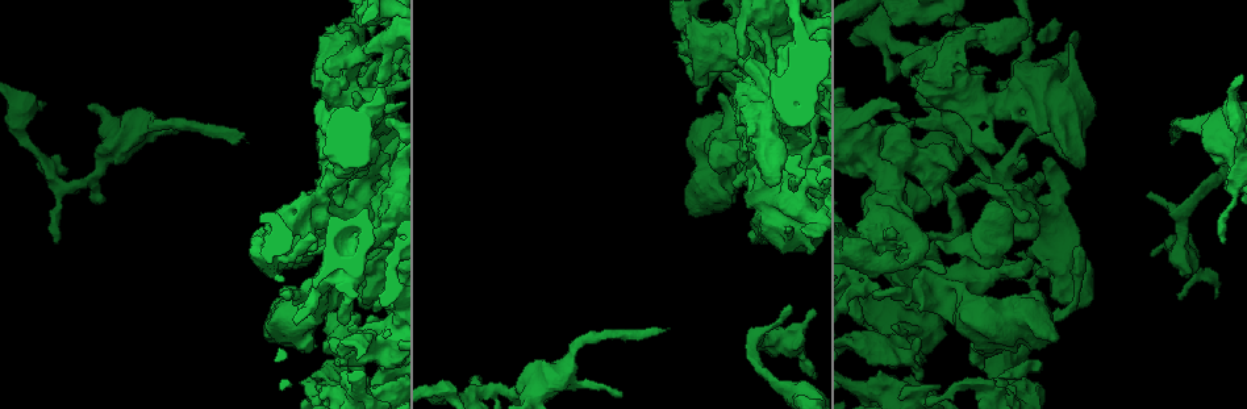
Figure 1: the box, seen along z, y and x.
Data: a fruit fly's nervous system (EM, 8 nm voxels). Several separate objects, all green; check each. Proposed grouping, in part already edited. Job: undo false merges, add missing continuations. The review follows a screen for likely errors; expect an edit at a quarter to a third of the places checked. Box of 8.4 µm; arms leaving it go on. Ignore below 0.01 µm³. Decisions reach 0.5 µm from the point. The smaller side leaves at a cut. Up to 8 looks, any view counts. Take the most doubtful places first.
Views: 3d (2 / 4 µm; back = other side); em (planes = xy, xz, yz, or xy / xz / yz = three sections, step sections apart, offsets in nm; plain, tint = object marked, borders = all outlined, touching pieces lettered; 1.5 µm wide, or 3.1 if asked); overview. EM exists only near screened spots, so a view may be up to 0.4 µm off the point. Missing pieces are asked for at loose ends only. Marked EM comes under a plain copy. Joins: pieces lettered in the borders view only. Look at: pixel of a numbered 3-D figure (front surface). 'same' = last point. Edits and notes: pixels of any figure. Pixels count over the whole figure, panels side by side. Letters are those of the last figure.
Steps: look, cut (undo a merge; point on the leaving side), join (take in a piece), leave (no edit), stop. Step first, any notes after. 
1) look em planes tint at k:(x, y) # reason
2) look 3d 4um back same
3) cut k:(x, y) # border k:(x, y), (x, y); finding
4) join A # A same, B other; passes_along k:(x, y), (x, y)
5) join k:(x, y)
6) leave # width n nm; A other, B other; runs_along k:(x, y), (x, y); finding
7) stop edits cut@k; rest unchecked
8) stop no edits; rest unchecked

look em planes borders at 1:(660, 329) # free end

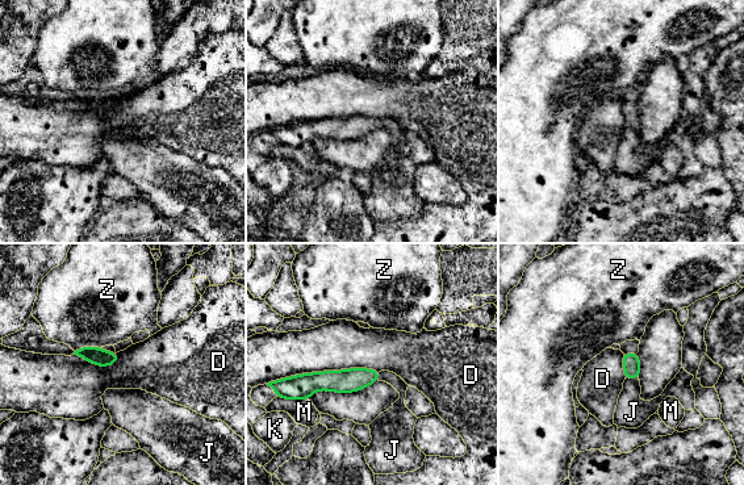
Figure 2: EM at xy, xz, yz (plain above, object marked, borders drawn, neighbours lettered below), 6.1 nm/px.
join 2:(631, 412) # width 100 nm; longest_contact D 600 nm; D other, J same, K other, M other, Z other; the neuron continues

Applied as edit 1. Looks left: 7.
look overview

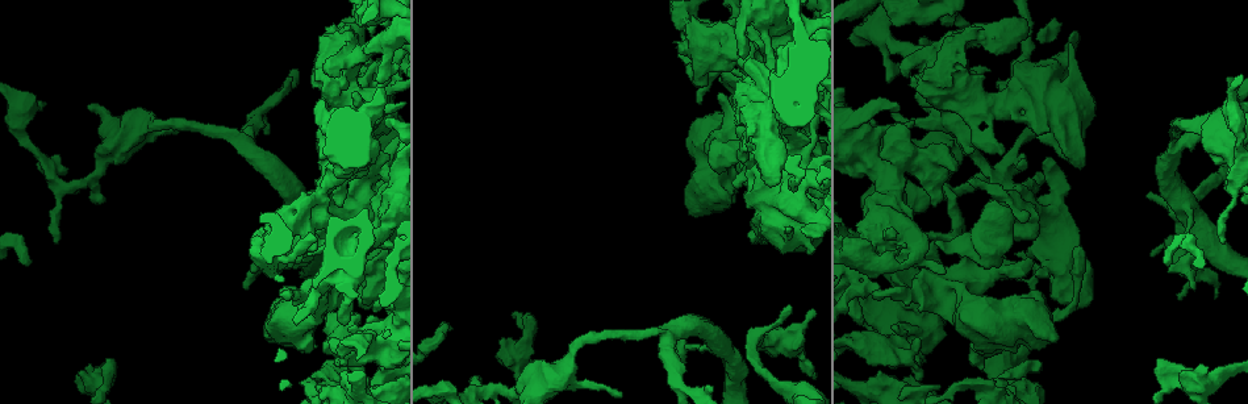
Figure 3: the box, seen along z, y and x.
look em planes borders at 3:(1069, 45) # branch stops here

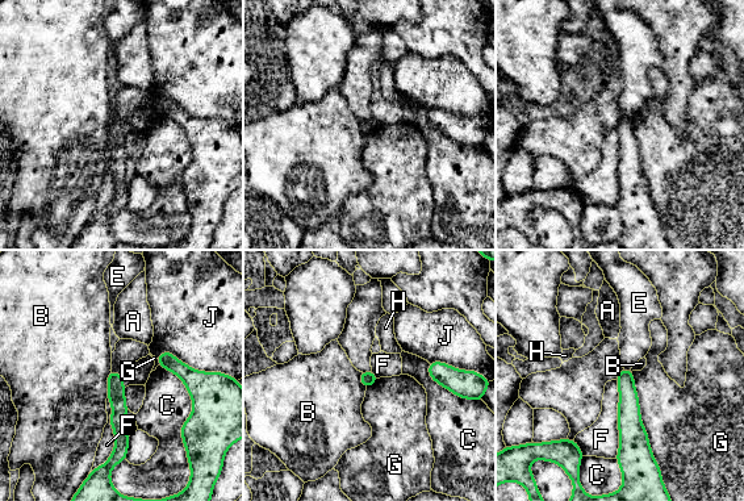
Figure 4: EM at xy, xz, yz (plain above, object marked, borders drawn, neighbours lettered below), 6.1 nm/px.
leave # A other, B other, C other, E other, F other, G other, H other, J other; border 4:(615, 380), (619, 437), (617, 458); no lettered piece goes on from it

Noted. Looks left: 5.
look 3d 4um at 3:(1038, 134)

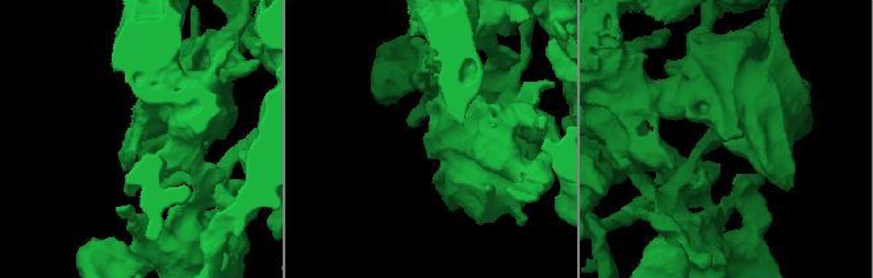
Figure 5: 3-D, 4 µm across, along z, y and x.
look em xz step 8 tint at 5:(724, 138) # need the tissue

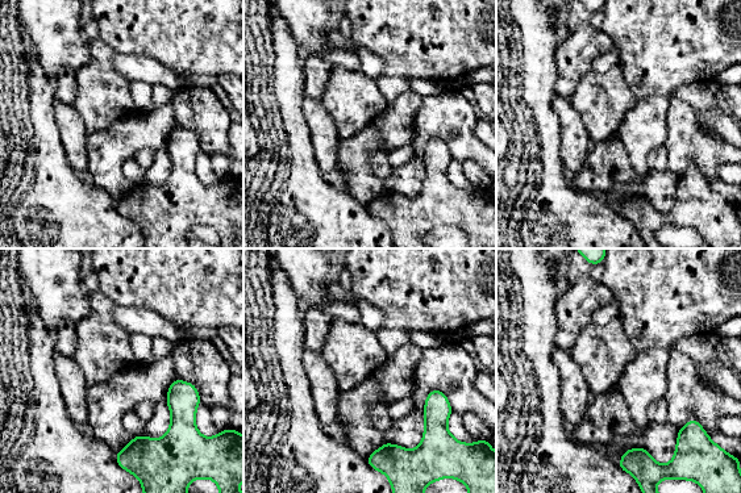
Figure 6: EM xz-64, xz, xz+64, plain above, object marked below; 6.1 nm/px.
look em planes borders same # cut it another way

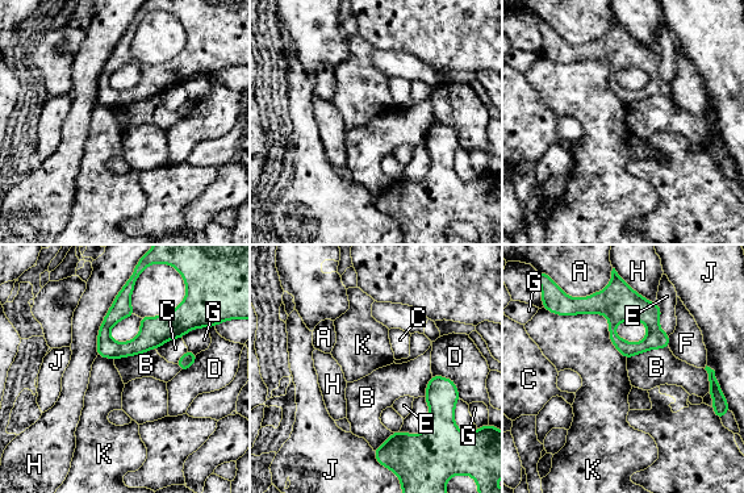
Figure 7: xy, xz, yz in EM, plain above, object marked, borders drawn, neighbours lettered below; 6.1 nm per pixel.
leave # A other, B other, C other, D other, E other, F other, G other, H other, J other, K other; runs_along 7:(561, 310), (631, 305), (665, 343); no lettered piece goes on from it

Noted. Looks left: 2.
stop edits join@2; rest unchecked

